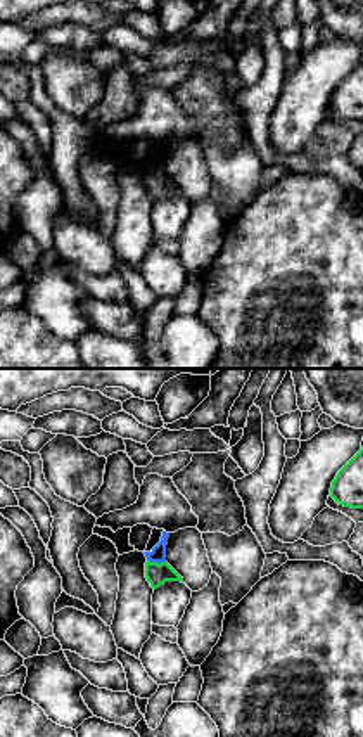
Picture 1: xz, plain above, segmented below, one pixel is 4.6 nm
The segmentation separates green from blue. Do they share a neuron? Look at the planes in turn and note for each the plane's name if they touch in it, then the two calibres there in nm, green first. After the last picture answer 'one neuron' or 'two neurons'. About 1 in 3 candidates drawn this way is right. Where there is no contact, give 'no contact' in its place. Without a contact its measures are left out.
contact in xz; calibres 100 and 70 nm

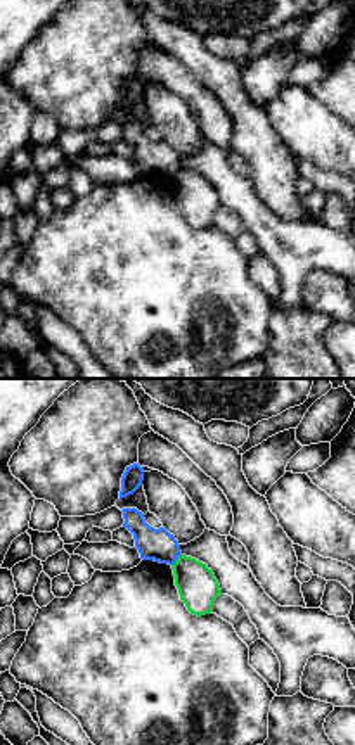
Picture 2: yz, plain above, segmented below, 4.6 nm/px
contact in yz; calibres 190 and 150 nm

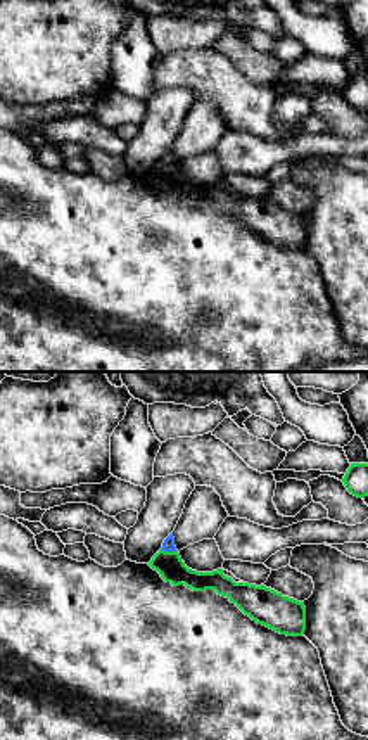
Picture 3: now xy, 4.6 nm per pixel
contact in xy; calibres 120 and 60 nm

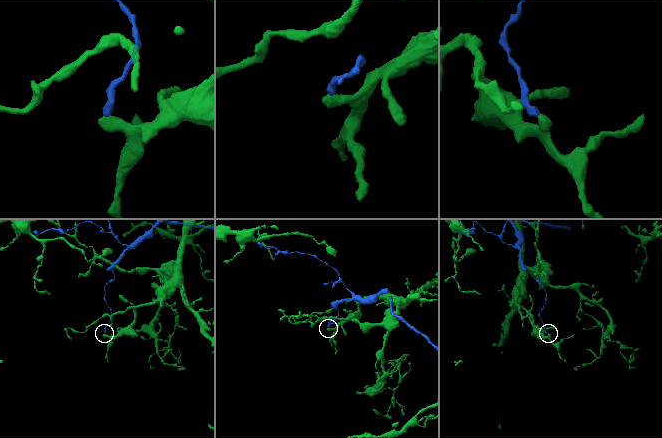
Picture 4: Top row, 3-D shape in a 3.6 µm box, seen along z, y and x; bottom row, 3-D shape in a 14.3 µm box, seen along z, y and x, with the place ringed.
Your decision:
two neurons

